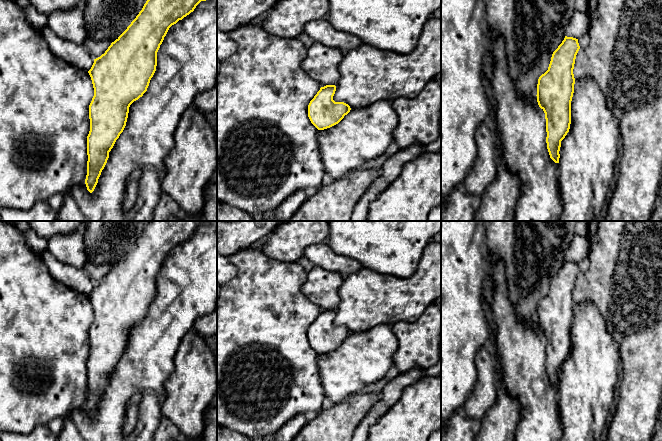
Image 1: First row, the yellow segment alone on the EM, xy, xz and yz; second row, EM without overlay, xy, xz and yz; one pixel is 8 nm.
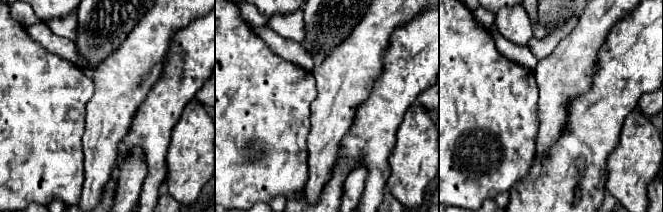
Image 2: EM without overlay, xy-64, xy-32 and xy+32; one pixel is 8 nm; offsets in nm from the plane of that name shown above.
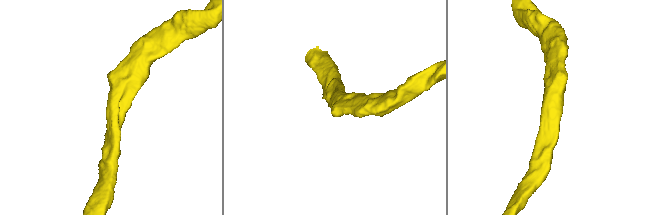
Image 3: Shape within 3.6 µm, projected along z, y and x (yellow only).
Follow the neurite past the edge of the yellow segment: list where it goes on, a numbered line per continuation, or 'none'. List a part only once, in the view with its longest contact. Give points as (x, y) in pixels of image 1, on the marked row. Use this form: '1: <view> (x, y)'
1: xy (187, 58)

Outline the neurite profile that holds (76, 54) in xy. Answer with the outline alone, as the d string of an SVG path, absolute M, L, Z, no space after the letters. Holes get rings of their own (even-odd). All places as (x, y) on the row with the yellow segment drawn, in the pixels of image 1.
M47 26L38 30L48 47L57 57L69 62L79 69L89 71L94 63L94 58L89 54L83 44L76 44L65 40L55 34Z

